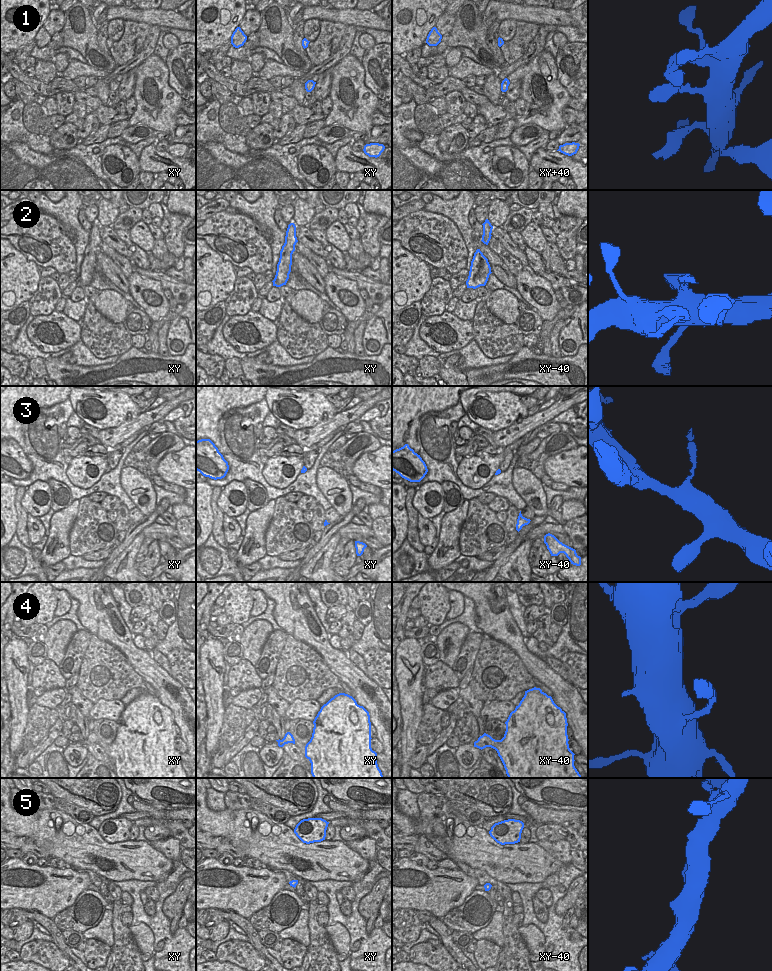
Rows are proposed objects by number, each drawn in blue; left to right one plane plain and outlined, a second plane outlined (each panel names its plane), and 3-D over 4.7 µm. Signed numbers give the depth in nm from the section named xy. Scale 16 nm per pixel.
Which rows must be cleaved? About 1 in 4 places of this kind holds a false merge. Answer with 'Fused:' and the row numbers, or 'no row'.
Fused: 3

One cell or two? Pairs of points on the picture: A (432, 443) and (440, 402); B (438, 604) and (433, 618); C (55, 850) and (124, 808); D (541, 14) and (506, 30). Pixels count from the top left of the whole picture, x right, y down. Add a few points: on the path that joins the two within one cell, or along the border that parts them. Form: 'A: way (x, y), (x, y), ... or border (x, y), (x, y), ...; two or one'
A: border (458, 400), (441, 411), (425, 412), (418, 425); two
B: way (435, 607), (434, 615); one
C: border (88, 824), (97, 830); two
D: border (516, 20), (503, 19), (500, 22); two

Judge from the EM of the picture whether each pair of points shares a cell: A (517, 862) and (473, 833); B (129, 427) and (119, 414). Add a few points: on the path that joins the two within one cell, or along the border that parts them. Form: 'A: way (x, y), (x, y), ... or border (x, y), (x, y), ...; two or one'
A: way (506, 862), (502, 862), (484, 844); one
B: border (141, 413), (135, 418), (103, 430); two

